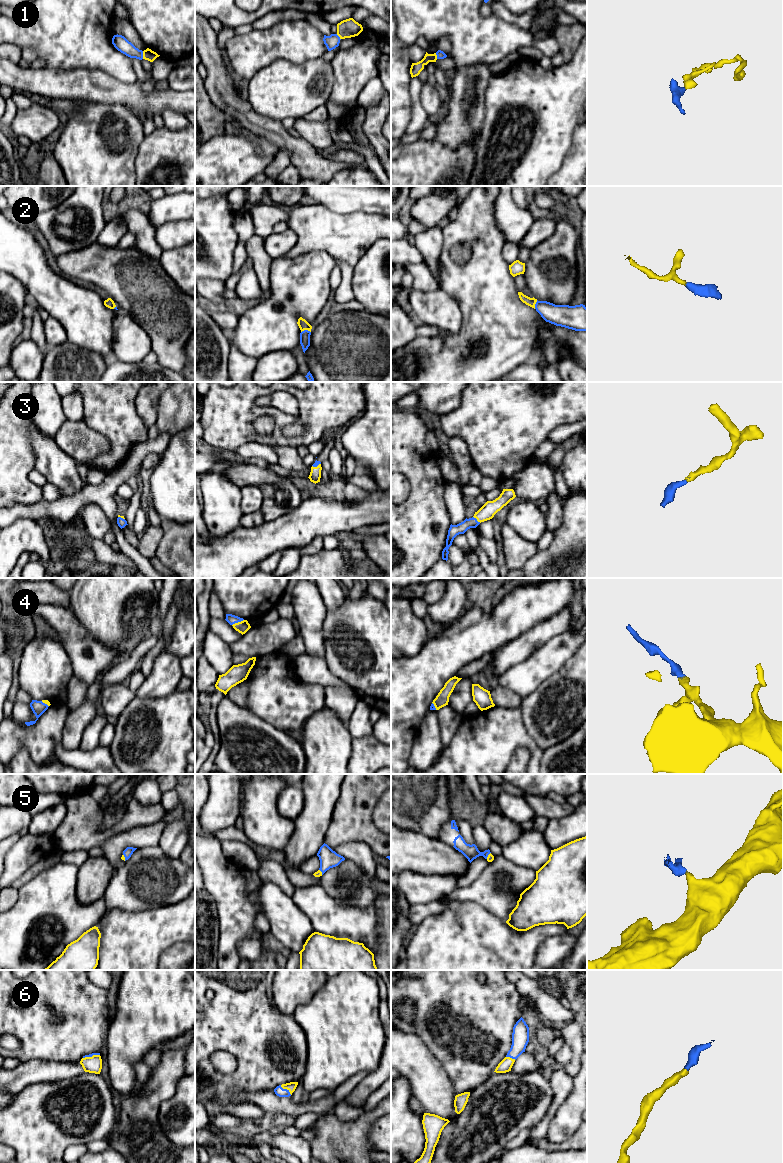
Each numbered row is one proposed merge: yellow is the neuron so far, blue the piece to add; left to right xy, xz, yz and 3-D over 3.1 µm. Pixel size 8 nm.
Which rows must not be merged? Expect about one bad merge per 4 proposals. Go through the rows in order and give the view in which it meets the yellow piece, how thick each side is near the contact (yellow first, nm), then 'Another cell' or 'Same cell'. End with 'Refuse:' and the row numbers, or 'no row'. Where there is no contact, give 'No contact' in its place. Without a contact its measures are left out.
1: Touches yellow in xy. Thickness 90 nm (yellow) against 110 nm. Same cell
2: Touches yellow in xz. Thickness 80 nm (yellow) against 80 nm. Same cell
3: Touches yellow in yz. Thickness 120 nm (yellow) against 90 nm. Same cell
4: Touches yellow in xz. Thickness 100 nm (yellow) against 80 nm. Same cell
5: Touches yellow in xy. Thickness 30 nm (yellow) against 70 nm. Same cell
6: Touches yellow in xz. Thickness 70 nm (yellow) against 80 nm. Same cell
Refuse: no row

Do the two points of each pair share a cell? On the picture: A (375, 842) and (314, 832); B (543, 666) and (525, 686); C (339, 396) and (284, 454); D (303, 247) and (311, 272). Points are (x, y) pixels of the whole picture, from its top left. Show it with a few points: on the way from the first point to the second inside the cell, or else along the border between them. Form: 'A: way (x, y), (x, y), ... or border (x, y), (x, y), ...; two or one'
A: border (332, 812), (332, 817), (324, 837); two
B: way (538, 671), (528, 681); one
C: border (274, 445), (292, 446), (295, 448); two
D: border (328, 253), (313, 251), (292, 257), (284, 256); two

